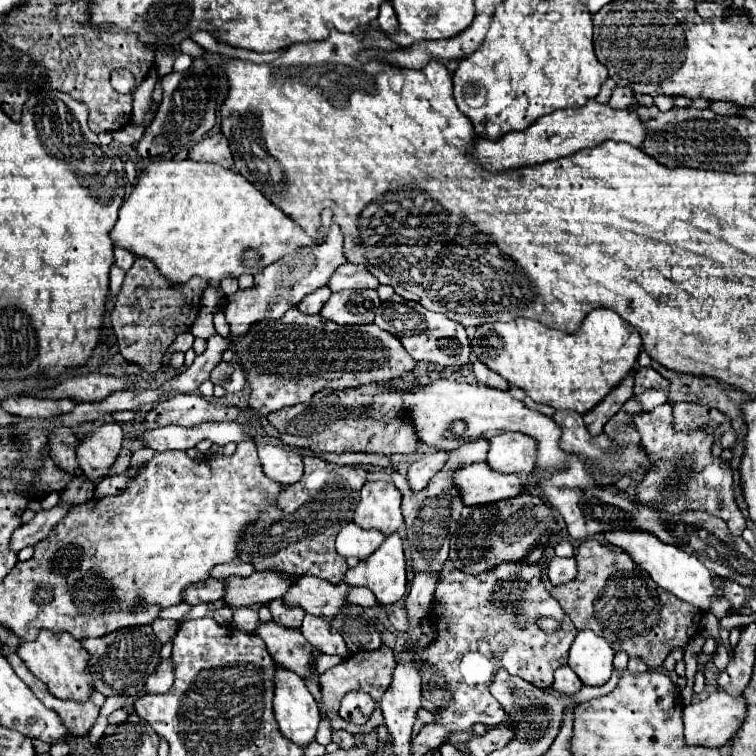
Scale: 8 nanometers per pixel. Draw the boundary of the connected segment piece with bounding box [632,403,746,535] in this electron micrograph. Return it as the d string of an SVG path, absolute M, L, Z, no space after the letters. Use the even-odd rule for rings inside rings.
M664 403L648 413L632 415L632 423L642 437L642 443L650 455L650 461L656 465L644 479L638 483L636 499L644 501L646 505L656 505L668 511L682 511L682 509L704 509L720 519L724 519L730 527L732 535L742 535L746 529L746 519L736 507L734 491L732 491L732 471L720 459L714 459L710 453L712 437L704 431L690 431L690 433L676 433L672 429L672 407ZM690 453L694 457L694 469L678 467L678 457ZM712 469L712 471L710 471ZM712 489L712 499L710 499Z

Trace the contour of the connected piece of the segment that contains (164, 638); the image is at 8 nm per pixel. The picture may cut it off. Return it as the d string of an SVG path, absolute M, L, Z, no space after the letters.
M156 619L152 623L152 629L154 629L154 635L160 639L160 643L168 643L176 635L178 623L172 619Z

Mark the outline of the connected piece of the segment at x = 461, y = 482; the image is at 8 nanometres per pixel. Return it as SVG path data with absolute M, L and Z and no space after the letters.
M474 463L458 469L454 485L460 489L464 505L496 503L500 499L512 499L524 491L522 481L514 473L496 473L488 463Z

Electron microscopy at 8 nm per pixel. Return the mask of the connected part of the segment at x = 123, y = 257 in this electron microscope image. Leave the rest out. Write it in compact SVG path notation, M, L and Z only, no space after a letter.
M118 245L114 247L114 259L116 259L116 265L120 269L124 269L124 271L128 271L132 267L132 263L134 263L134 255L128 249L118 247Z

